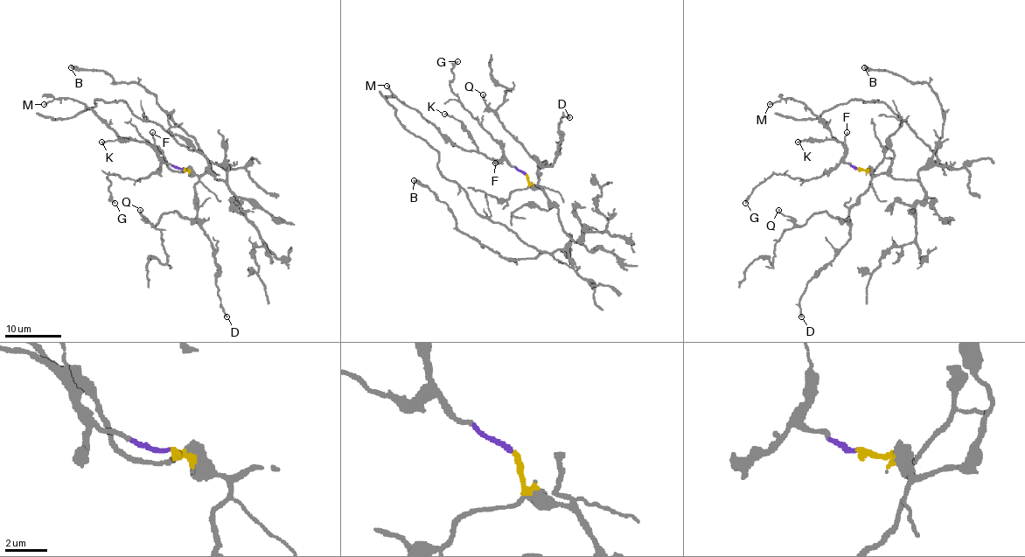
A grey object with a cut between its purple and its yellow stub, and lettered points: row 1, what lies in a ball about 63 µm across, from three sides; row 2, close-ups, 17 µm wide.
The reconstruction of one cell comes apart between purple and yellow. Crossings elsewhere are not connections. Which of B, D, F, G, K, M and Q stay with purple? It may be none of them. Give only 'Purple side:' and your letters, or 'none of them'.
Purple side: F, G, K, M

